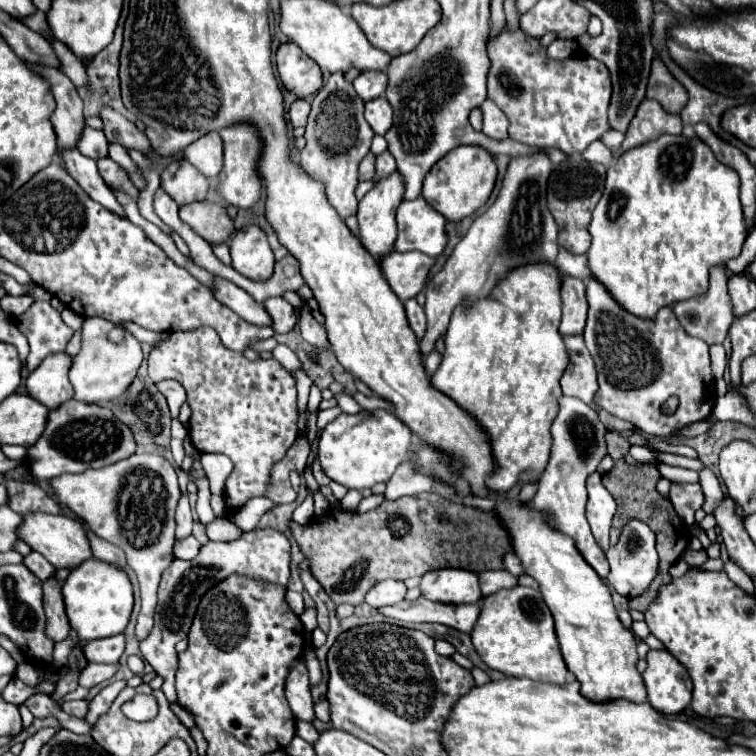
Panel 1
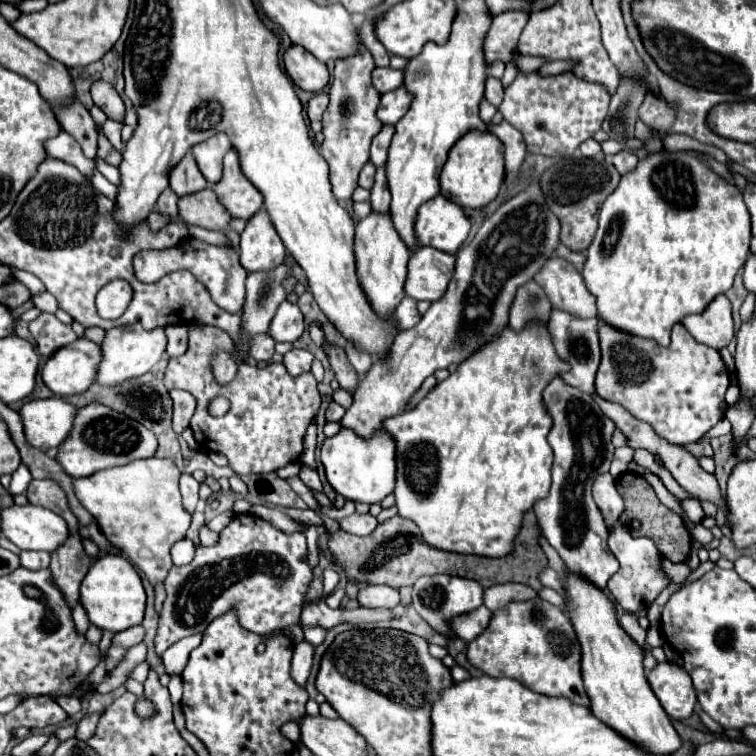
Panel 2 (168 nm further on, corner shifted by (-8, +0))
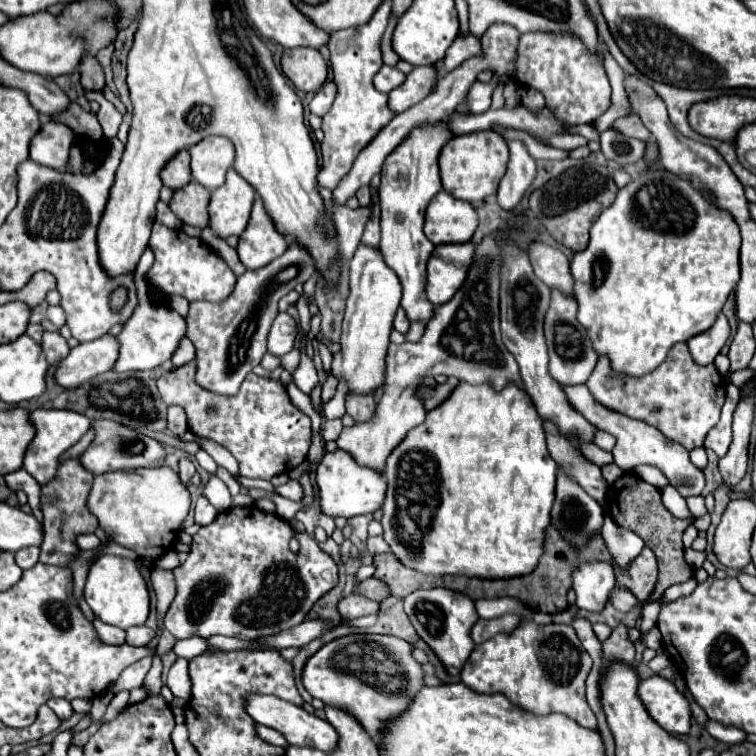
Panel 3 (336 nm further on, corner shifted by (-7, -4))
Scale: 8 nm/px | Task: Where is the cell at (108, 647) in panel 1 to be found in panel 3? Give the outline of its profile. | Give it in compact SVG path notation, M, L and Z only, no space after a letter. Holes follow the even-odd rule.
M146 625L130 627L126 633L128 633L126 643L130 643L130 645L148 645L154 639L154 635L156 635L156 631L150 629L150 627L146 627Z

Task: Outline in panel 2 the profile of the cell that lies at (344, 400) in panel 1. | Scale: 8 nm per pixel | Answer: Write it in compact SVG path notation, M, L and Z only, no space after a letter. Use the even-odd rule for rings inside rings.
M531 321L521 331L511 331L505 325L455 373L439 381L415 409L383 421L385 431L397 443L395 503L399 515L419 525L425 543L445 551L487 557L503 557L511 551L523 513L537 499L549 495L553 455L547 435L553 419L543 403L543 389L563 371L569 371L569 363L559 359L543 321Z

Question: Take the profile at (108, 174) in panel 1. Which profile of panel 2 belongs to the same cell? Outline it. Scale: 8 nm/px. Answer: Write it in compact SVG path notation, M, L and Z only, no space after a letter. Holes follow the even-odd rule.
M99 135L99 151L97 151L97 157L103 159L105 163L109 163L109 165L115 165L115 167L119 167L121 161L123 161L121 153L107 141L105 135Z

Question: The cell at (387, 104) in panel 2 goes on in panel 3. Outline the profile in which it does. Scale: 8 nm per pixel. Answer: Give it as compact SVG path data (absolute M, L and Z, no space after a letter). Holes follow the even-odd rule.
M414 67L406 75L406 81L394 91L390 91L390 101L388 101L390 109L394 113L402 113L412 105L420 103L426 95L430 95L436 81L438 81L436 67Z

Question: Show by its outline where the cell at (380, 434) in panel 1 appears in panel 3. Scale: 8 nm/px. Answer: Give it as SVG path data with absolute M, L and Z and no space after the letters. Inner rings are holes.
M334 451L326 453L320 467L316 469L316 485L318 485L318 501L320 501L320 511L332 519L336 517L356 517L356 515L366 515L374 513L382 507L382 495L386 495L386 483L382 475L374 475L368 467L358 467L346 451Z

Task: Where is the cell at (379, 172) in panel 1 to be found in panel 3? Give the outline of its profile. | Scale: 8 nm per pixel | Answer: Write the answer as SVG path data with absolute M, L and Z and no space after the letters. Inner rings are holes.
M378 205L372 209L372 217L370 221L366 223L366 229L364 229L364 235L362 235L362 245L368 245L368 247L380 247L380 215L378 215Z

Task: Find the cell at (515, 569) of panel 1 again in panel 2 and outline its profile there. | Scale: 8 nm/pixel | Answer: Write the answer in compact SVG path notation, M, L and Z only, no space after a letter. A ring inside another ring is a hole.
M547 567L547 569L539 573L539 581L541 581L545 587L551 587L551 589L555 589L555 591L559 591L559 593L561 593L561 589L563 589L557 571L553 571L551 567Z

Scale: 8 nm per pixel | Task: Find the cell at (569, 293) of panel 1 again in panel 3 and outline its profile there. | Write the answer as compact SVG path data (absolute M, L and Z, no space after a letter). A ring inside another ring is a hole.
M536 239L528 247L528 255L538 279L542 279L548 287L558 287L560 291L572 295L574 279L570 275L570 261L560 249L550 247L540 239Z

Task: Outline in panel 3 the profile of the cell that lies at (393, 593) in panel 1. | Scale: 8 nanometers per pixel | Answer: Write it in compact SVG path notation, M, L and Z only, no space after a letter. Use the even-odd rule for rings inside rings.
M352 593L352 595L338 601L338 613L342 619L354 619L354 617L378 613L378 607L380 605L376 601L370 601L358 593Z

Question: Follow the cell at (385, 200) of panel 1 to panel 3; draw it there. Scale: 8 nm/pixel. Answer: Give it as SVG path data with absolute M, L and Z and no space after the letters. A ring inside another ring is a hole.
M358 245L352 261L350 261L350 297L346 301L346 313L342 321L342 335L340 335L340 351L332 359L332 375L340 381L346 381L348 393L352 395L374 395L378 387L384 385L386 375L386 351L390 345L390 331L396 309L400 307L402 289L398 287L398 277L390 267L386 267L382 253L378 249Z

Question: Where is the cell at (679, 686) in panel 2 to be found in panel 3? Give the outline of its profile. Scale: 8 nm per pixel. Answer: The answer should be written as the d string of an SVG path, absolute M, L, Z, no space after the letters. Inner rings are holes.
M660 675L640 681L638 697L644 703L648 715L670 735L686 735L690 731L690 707L688 699Z

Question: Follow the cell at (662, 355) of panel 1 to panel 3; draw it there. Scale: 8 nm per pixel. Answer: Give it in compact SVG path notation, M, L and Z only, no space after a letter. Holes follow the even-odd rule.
M676 343L670 349L666 363L642 379L616 377L616 373L610 371L610 363L606 363L606 359L598 359L586 387L600 405L658 427L668 439L682 443L690 451L704 445L708 431L720 419L720 409L726 397L726 383L722 375L714 365L698 369L686 343Z

